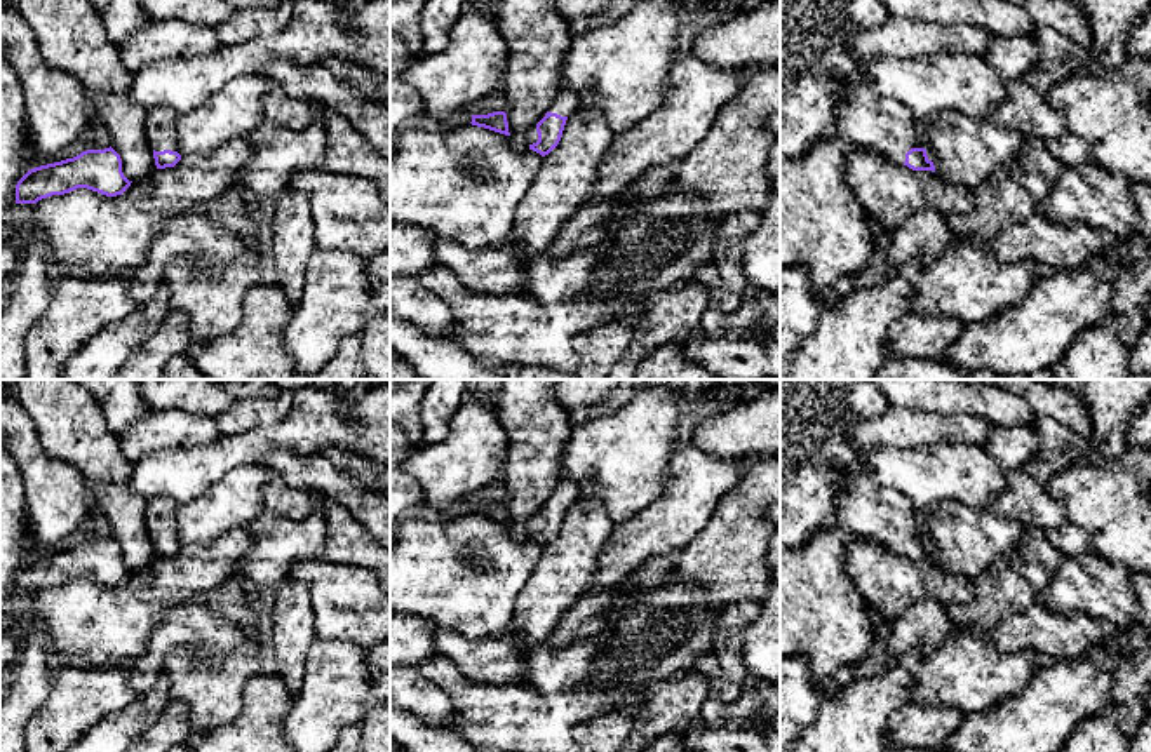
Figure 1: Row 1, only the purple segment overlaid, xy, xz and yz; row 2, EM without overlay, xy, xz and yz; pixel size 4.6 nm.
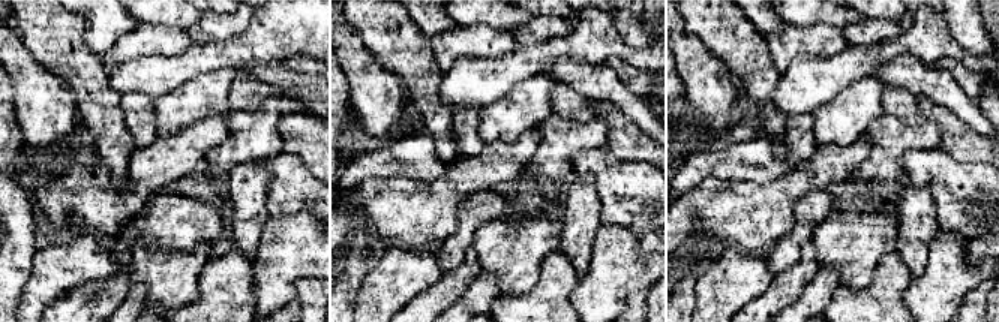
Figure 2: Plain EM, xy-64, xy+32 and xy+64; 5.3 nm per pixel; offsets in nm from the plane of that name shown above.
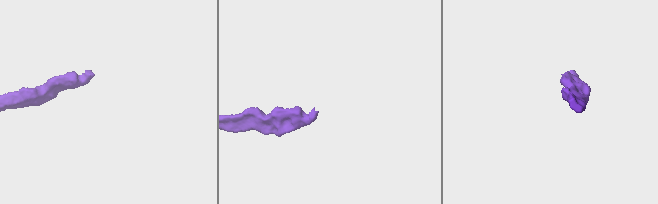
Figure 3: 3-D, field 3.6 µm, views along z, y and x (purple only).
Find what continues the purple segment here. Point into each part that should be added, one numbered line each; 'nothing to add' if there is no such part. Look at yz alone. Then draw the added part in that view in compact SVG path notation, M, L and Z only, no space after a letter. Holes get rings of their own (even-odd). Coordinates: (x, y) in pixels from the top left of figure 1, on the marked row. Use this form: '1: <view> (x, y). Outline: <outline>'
1: yz (866, 119). Outline: M834 77L843 85L831 134L886 160L904 164L905 153L916 148L923 136L919 118L904 104L881 96L869 78L850 82Z

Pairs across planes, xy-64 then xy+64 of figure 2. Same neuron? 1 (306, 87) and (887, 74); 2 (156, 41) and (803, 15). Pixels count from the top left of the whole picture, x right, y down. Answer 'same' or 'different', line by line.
1: same
2: different

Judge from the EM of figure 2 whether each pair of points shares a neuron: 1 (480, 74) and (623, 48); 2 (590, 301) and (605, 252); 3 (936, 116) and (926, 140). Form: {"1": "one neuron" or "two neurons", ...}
{"1": "one neuron", "2": "one neuron", "3": "two neurons"}

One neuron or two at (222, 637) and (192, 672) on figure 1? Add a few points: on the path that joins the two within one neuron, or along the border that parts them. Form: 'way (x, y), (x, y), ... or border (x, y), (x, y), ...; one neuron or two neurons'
border (242, 643), (218, 660), (176, 646), (164, 669); two neurons

